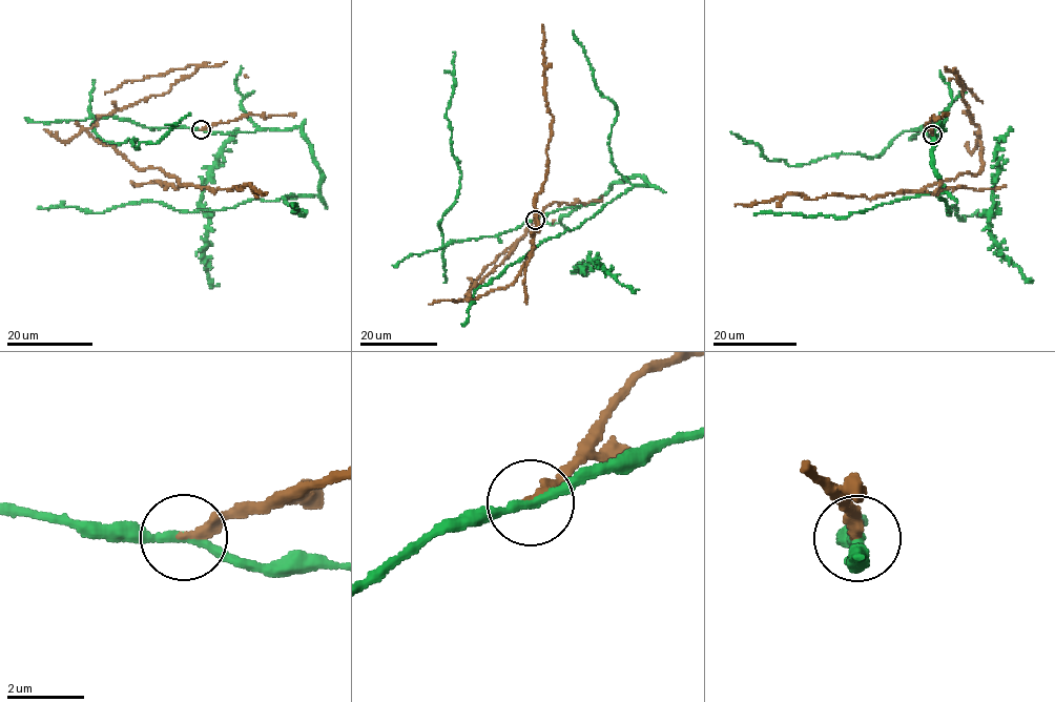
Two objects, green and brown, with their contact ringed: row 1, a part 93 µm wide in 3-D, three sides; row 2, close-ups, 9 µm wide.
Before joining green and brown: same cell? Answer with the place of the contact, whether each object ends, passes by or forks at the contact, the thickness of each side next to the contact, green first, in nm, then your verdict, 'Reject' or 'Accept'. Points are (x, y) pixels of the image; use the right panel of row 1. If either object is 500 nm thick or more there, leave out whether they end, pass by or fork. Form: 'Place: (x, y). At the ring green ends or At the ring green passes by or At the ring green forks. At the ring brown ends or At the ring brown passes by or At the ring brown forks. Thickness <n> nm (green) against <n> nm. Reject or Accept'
Place: (932, 135). At the ring green passes by. At the ring brown ends. Thickness 220 nm (green) against 280 nm. Reject

